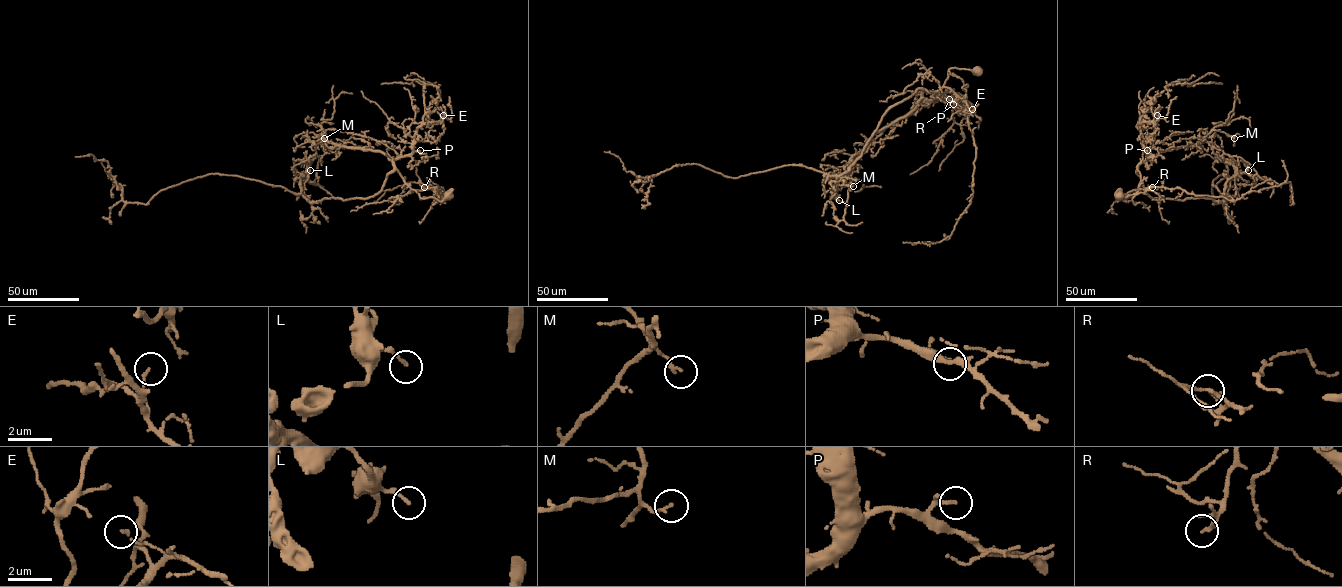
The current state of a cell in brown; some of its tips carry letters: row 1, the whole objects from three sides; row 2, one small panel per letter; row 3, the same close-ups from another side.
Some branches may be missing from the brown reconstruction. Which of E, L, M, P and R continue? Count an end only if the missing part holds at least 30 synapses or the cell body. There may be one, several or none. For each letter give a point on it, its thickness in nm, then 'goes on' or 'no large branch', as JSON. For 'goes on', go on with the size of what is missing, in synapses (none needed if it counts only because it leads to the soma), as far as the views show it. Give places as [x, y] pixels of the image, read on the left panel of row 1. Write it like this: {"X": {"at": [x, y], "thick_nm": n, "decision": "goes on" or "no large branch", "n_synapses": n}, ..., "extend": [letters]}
{"E": {"at": [443, 115], "thick_nm": 130, "decision": "no large branch"}, "L": {"at": [310, 170], "thick_nm": 140, "decision": "no large branch"}, "M": {"at": [324, 138], "thick_nm": 130, "decision": "no large branch"}, "P": {"at": [420, 150], "thick_nm": 90, "decision": "goes on", "n_synapses": 35}, "R": {"at": [424, 187], "thick_nm": 150, "decision": "no large branch"}, "extend": ["P"]}

